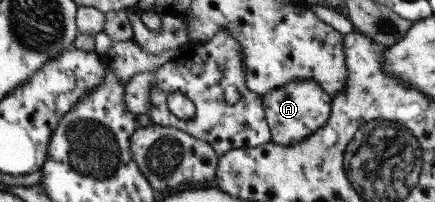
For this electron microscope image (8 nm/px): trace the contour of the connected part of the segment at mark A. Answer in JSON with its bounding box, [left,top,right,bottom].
[260,79,331,146]

